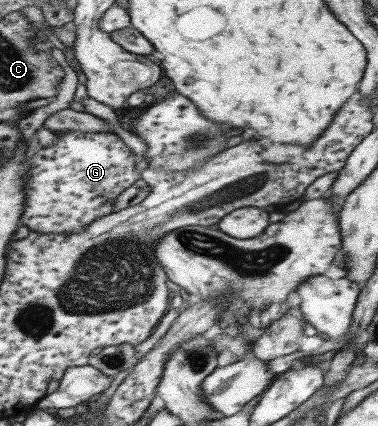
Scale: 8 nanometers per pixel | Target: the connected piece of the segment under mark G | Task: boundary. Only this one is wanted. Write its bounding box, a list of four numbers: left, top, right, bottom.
[19,131,140,234]

